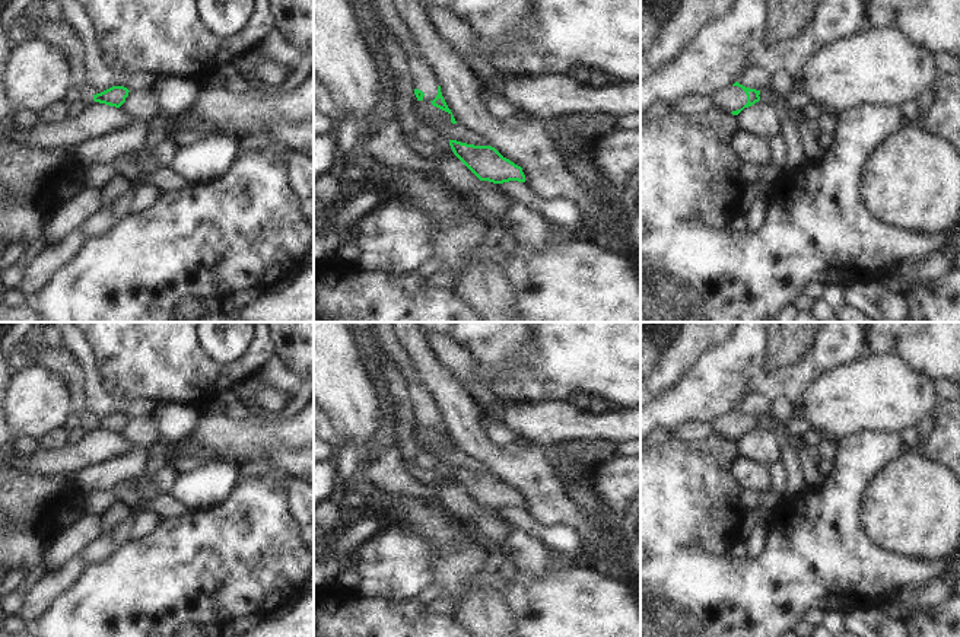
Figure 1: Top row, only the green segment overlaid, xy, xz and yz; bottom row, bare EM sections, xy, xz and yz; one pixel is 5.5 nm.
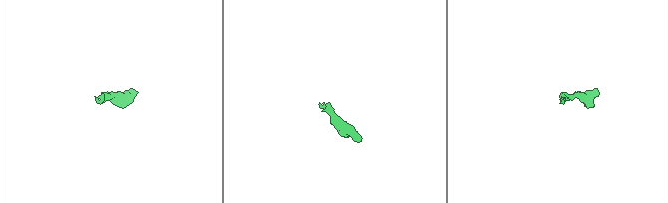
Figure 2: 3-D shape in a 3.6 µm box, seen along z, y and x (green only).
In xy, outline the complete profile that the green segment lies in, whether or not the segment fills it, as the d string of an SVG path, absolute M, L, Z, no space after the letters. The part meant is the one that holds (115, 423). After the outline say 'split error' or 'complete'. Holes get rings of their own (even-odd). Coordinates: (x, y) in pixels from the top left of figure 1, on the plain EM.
M112 413L101 420L93 421L93 427L120 434L125 429L128 418L130 417L124 413Z; complete

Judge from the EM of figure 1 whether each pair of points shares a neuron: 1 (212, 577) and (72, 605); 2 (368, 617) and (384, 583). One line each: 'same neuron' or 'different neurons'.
1: same neuron
2: different neurons

